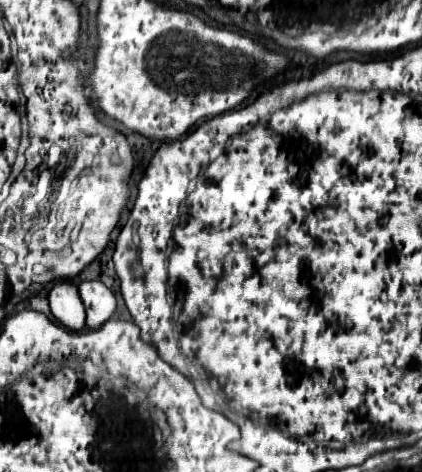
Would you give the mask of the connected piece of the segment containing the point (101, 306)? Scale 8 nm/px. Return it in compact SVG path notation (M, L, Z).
M85 280L77 288L87 314L87 328L99 328L115 312L113 292L99 280Z

